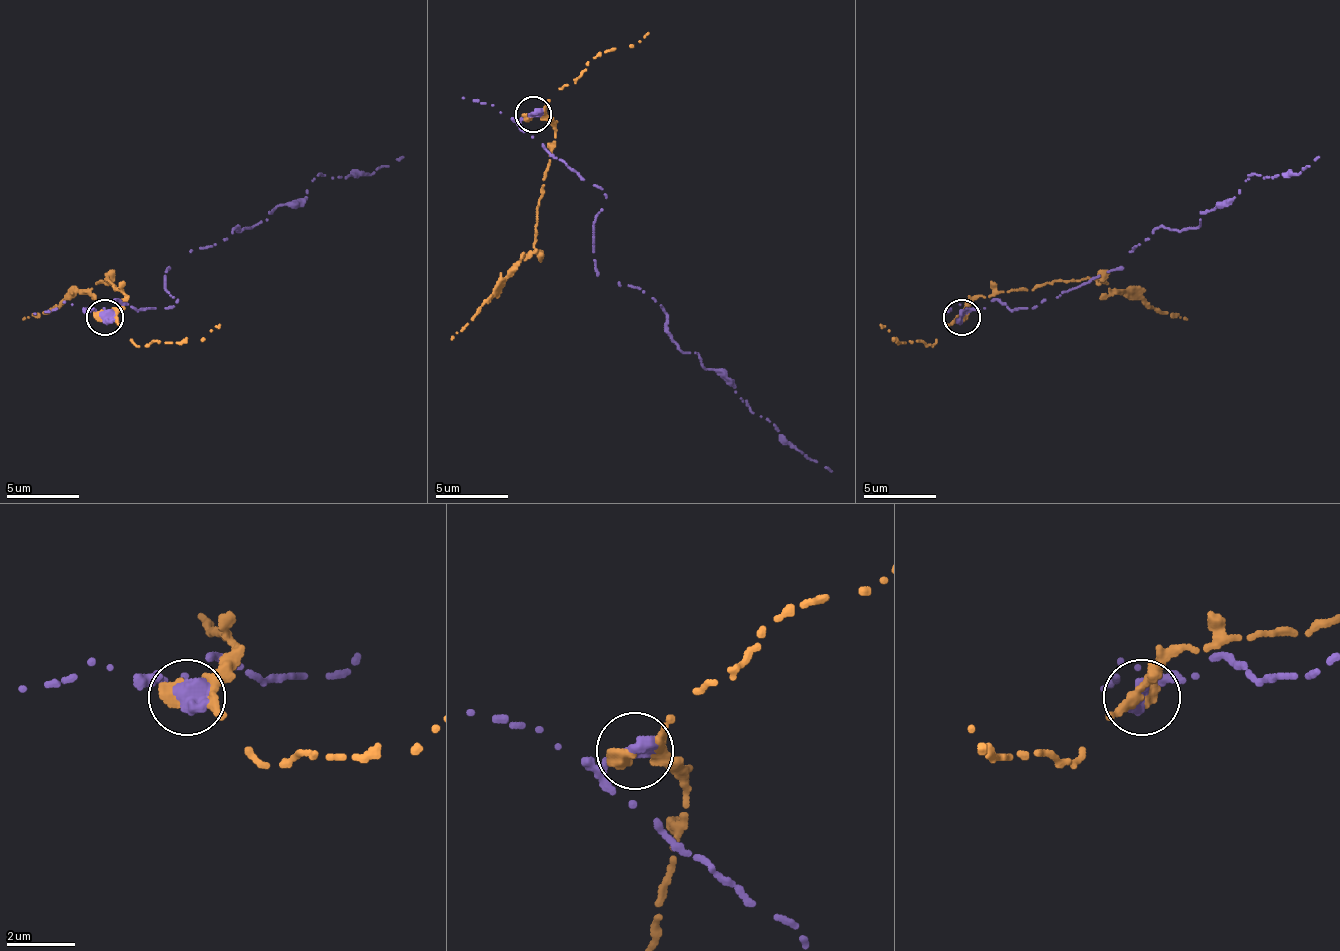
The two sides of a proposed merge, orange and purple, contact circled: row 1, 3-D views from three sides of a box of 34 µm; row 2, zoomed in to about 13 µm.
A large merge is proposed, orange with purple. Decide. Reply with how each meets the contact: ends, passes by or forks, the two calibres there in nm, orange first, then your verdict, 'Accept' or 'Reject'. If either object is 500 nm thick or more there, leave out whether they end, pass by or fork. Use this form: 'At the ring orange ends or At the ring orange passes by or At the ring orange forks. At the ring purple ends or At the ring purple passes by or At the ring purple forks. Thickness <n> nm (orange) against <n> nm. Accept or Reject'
Thickness 420 nm (orange) against 550 nm. Reject

